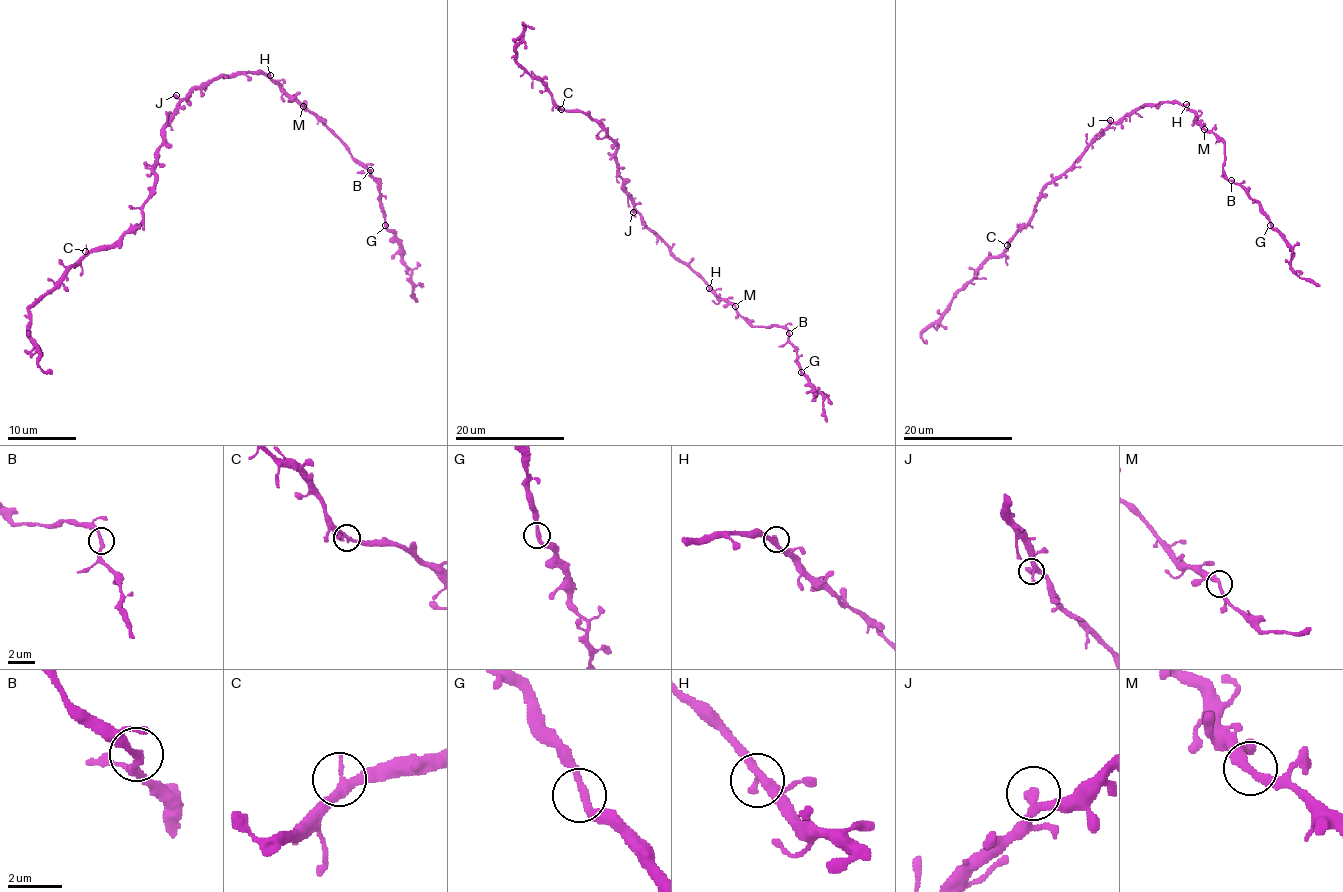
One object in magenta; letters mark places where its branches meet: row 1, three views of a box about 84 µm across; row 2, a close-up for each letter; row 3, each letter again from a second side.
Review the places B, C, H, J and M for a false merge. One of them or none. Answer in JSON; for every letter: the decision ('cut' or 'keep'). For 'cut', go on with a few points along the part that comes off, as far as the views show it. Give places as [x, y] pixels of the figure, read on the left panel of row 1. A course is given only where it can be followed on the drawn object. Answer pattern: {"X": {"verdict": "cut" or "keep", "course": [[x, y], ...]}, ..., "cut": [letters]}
{"B": {"verdict": "keep"}, "C": {"verdict": "keep"}, "H": {"verdict": "keep"}, "J": {"verdict": "keep"}, "M": {"verdict": "keep"}, "cut": []}

